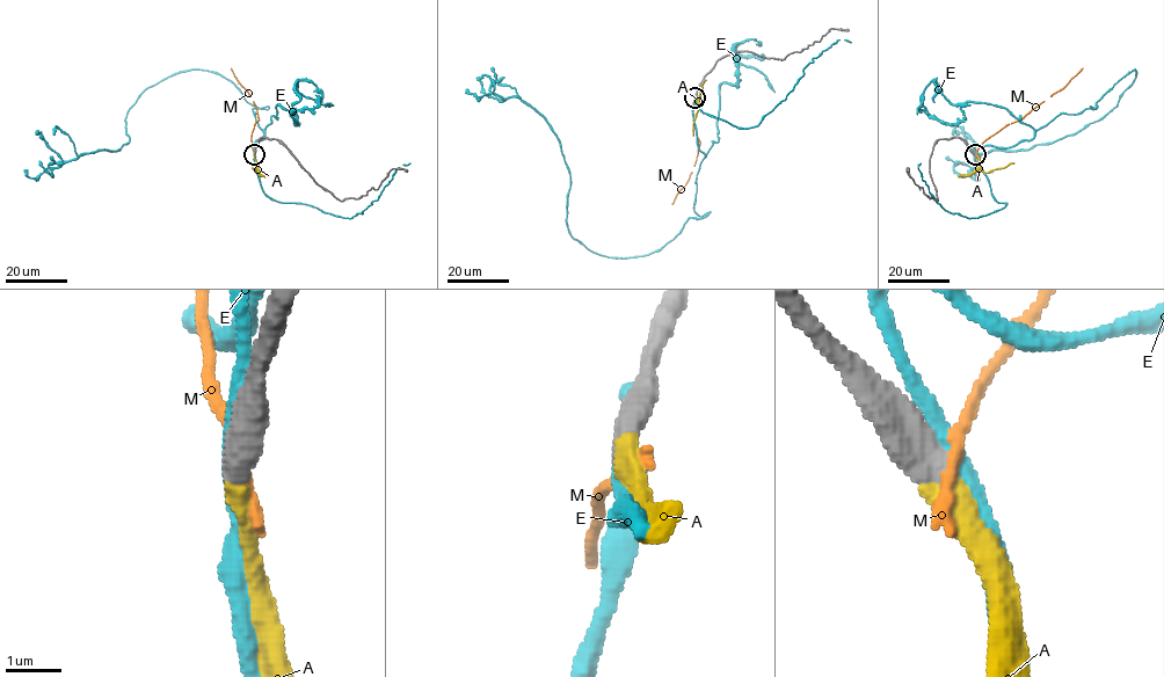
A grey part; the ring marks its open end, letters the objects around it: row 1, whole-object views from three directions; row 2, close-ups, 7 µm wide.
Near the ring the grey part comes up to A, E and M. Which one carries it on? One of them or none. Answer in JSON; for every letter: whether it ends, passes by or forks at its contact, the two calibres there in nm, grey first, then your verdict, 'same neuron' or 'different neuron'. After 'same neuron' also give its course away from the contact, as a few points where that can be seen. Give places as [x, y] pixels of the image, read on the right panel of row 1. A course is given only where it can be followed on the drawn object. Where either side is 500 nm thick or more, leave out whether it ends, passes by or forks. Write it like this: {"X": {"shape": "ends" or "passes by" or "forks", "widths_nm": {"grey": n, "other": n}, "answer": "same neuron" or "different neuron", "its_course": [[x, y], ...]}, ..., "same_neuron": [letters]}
{"A": {"widths_nm": {"grey": 600, "other": 440}, "answer": "same neuron", "its_course": [[975, 154], [979, 167], [986, 173], [1013, 162]]}, "E": {"widths_nm": {"grey": 750, "other": 260}, "answer": "different neuron"}, "M": {"widths_nm": {"grey": 550, "other": 180}, "answer": "different neuron"}, "same_neuron": ["A"]}

